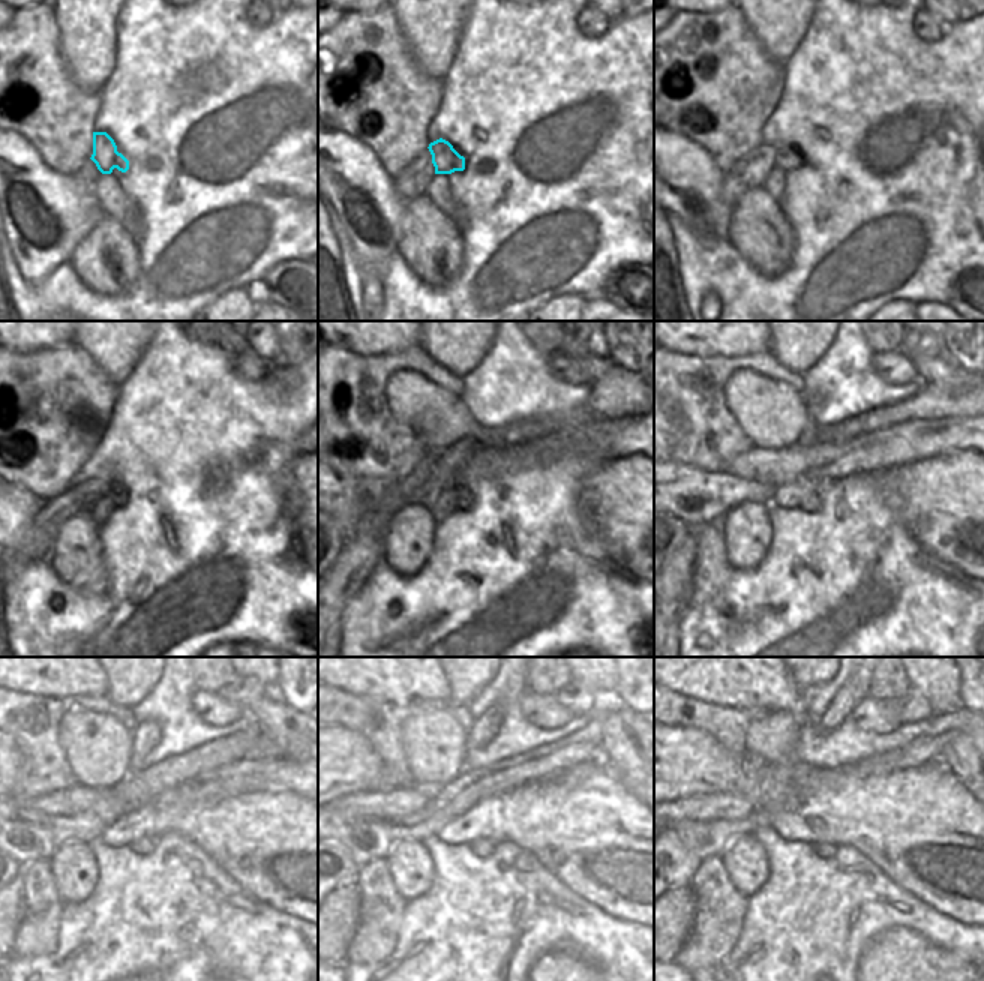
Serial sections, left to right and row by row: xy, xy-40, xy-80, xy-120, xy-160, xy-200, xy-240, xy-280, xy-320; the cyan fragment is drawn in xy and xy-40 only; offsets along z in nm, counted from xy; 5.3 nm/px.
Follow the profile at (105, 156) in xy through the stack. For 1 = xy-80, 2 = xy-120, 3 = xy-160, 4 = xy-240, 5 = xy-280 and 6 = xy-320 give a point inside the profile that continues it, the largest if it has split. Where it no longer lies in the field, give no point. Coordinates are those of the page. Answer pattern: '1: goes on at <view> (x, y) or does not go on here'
1: goes on at xy-80 (788, 158)
2: goes on at xy-120 (117, 492)
3: goes on at xy-160 (464, 500)
4: goes on at xy-240 (143, 846)
5: goes on at xy-280 (482, 848)
6: goes on at xy-320 (824, 851)

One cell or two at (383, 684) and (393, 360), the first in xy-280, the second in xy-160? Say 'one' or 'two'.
two

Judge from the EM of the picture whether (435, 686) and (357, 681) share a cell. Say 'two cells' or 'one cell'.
one cell

